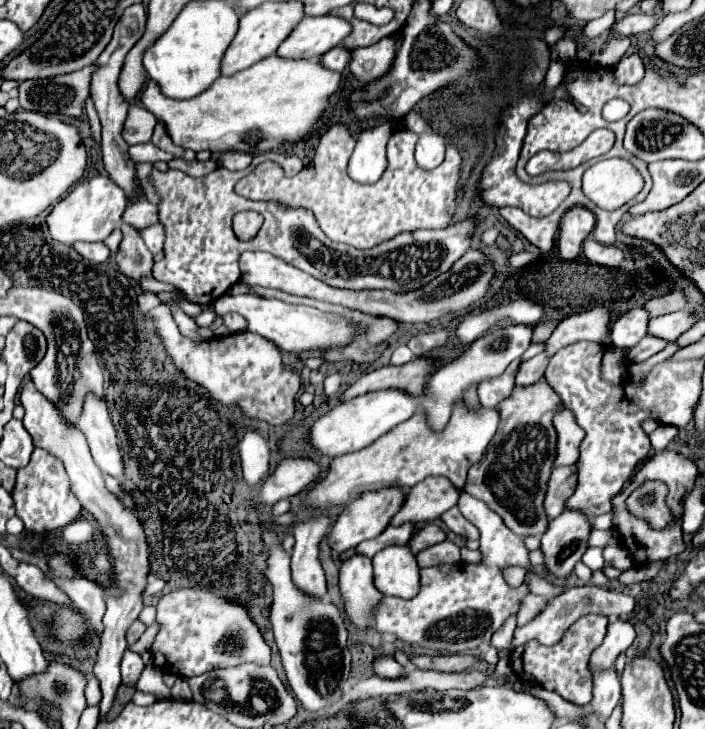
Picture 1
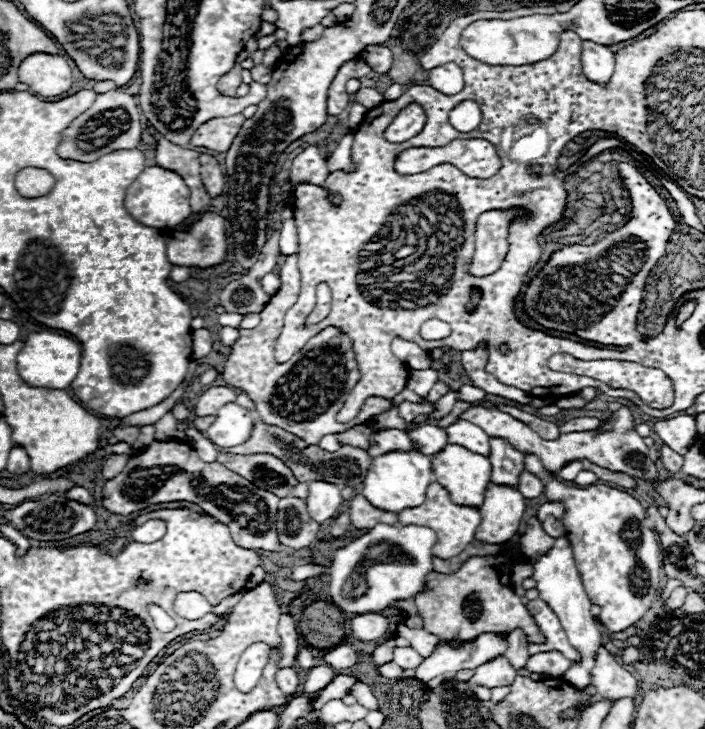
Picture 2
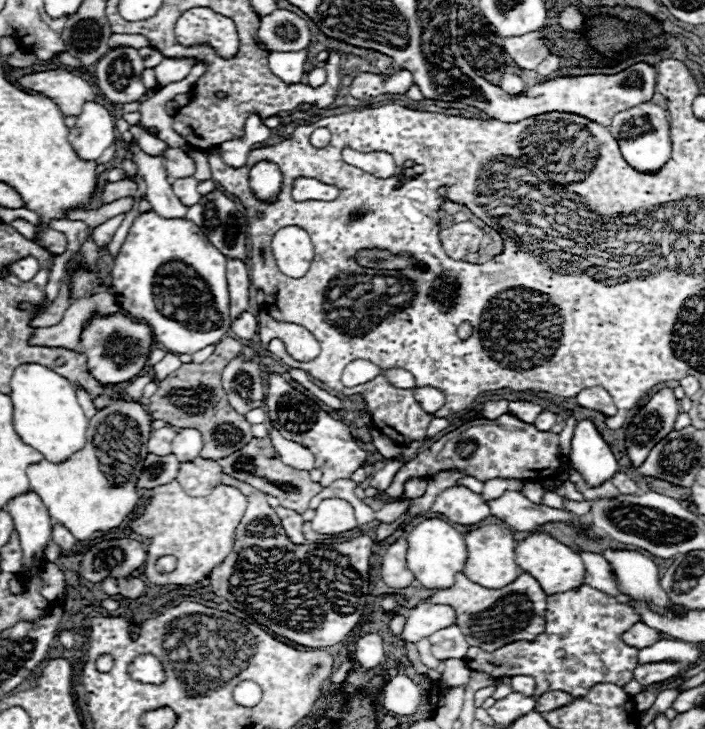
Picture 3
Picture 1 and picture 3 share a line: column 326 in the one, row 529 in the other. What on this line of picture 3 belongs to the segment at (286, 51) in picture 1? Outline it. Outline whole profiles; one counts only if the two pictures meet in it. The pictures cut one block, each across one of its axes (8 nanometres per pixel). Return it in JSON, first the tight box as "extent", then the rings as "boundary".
{"extent":[6,490,52,562],"boundary":[[[28,490],[22,496],[16,496],[8,502],[6,508],[14,520],[14,530],[20,536],[20,544],[24,550],[24,562],[30,562],[32,556],[40,558],[44,554],[44,546],[52,540],[52,518],[42,504],[36,492]]]}

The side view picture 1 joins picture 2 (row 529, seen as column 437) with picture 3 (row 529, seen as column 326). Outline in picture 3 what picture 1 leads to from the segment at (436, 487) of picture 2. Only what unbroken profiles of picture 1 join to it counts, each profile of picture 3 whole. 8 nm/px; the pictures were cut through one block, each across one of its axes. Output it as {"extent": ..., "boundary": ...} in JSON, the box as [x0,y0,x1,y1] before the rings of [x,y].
{"extent":[464,524,522,588],"boundary":[[[498,524],[478,526],[466,532],[464,540],[468,544],[468,566],[464,566],[464,576],[468,576],[472,582],[482,584],[484,588],[502,588],[522,572],[516,564],[516,540],[508,528],[502,528]]]}

